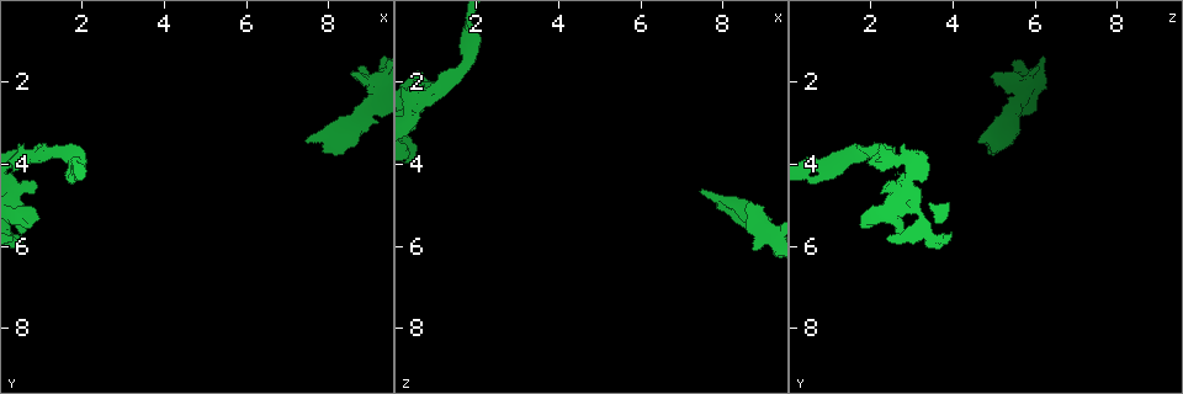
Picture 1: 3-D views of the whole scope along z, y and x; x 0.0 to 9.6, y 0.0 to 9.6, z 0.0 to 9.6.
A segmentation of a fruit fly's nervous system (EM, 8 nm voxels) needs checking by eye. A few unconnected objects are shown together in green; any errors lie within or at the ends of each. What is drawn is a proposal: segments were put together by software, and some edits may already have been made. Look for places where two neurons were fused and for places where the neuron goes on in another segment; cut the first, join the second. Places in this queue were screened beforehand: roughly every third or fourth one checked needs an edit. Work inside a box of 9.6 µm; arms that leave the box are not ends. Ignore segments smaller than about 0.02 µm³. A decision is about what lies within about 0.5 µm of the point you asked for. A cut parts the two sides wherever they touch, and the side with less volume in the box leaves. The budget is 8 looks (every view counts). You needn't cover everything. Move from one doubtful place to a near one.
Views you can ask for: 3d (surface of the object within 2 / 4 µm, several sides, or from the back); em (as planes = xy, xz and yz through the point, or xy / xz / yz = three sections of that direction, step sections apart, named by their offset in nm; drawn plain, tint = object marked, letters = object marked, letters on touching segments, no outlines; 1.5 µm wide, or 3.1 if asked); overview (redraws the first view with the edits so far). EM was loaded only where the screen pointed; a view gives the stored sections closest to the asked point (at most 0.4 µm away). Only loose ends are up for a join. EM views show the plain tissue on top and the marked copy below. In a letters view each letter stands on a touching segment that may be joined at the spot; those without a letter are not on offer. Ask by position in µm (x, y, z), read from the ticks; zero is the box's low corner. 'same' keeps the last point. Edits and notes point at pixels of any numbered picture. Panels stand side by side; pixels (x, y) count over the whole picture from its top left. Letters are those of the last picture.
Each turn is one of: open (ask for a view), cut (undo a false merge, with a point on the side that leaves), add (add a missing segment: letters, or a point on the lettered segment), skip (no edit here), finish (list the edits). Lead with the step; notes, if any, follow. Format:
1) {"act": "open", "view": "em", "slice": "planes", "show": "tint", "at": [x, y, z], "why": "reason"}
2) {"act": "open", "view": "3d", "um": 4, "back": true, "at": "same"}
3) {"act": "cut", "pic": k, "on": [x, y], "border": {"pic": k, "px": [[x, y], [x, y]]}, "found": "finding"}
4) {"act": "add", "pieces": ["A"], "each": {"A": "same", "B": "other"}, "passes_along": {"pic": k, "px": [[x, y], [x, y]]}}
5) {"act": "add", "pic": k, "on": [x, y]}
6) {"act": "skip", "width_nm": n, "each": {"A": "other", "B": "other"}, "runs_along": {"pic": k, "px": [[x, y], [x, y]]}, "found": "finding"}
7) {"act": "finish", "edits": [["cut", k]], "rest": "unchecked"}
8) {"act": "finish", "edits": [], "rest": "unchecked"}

{"act": "open", "view": "3d", "um": 2, "at": [7.50, 3.55, 4.75], "why": "an open end"}

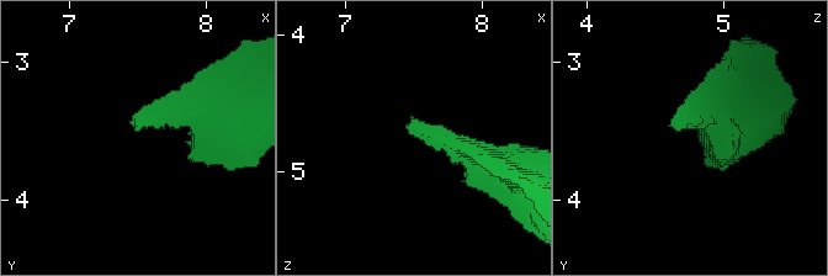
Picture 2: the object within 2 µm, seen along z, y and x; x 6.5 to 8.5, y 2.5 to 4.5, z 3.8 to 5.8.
{"act": "open", "view": "em", "slice": "xy", "step": 8, "show": "tint", "at": [7.46, 3.50, 4.72]}

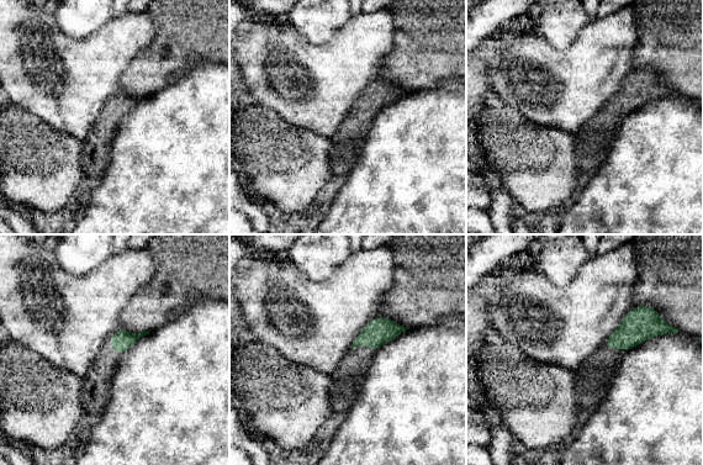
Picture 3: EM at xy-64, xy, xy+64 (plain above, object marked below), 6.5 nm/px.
{"act": "open", "view": "em", "slice": "xz", "step": 8, "show": "letters", "at": "same", "why": "cut it another way"}

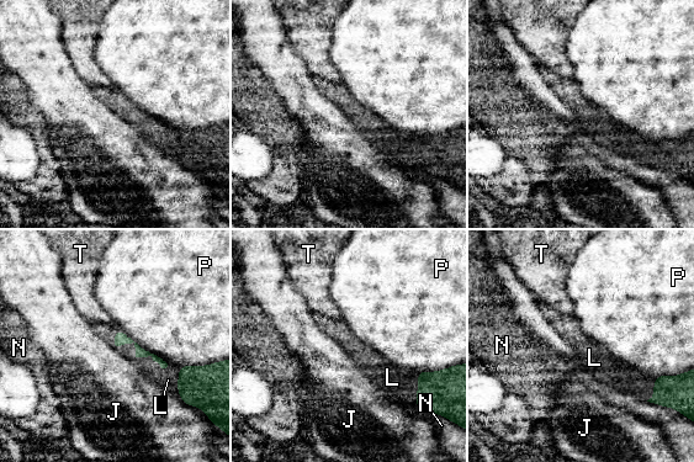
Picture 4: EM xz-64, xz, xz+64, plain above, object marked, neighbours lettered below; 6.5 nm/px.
{"act": "add", "pieces": ["L"], "each": {"J": "other", "L": "same", "N": "other", "P": "other", "T": "other"}, "found": "the neuron continues"}

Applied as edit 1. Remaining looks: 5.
{"act": "open", "view": "overview"}

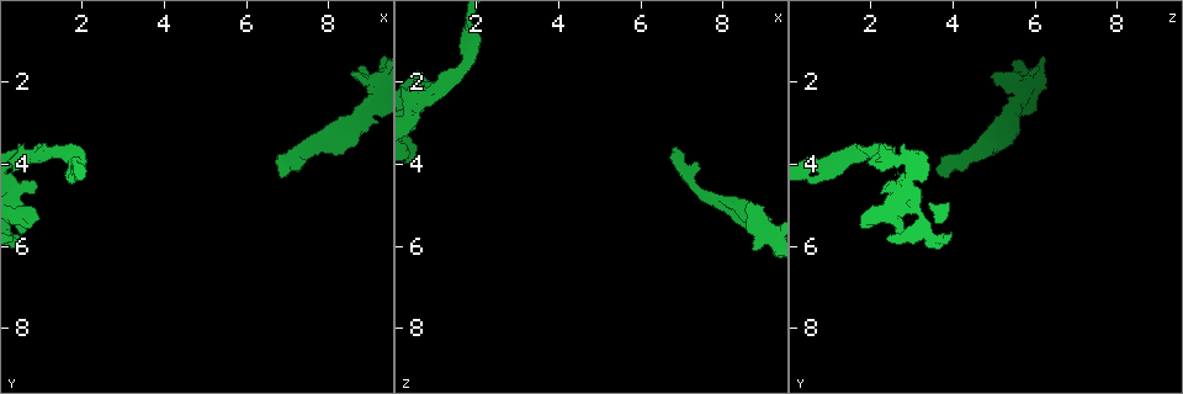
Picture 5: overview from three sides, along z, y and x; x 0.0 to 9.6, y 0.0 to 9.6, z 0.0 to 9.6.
{"act": "open", "view": "em", "slice": "planes", "show": "letters", "at": [9.05, 2.15, 5.70], "why": "sharp bend"}

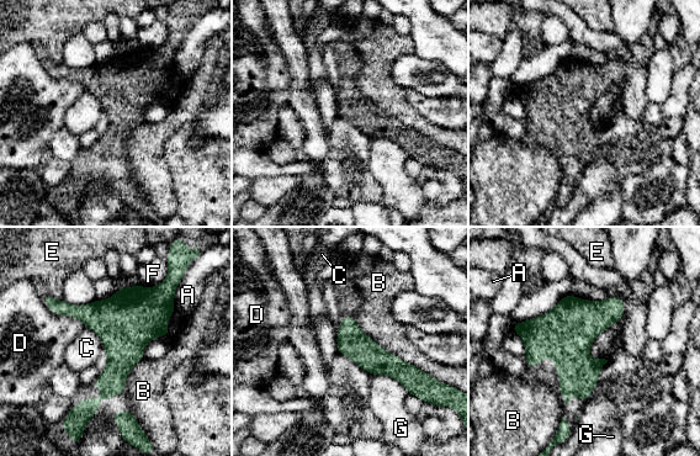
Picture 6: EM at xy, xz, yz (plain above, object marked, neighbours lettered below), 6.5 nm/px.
{"act": "skip", "width_nm": 340, "each": {"A": "other", "B": "other", "C": "other", "D": "other", "E": "other", "F": "other", "G": "other"}, "border": {"pic": 6, "px": [[85, 325], [100, 338], [105, 351]]}, "found": "continuous, no second neuron"}

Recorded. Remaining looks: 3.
{"act": "open", "view": "3d", "um": 2, "at": [0.95, 5.30, 2.05], "why": "an open end"}

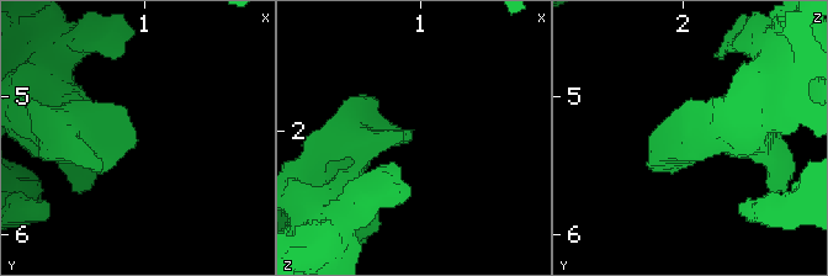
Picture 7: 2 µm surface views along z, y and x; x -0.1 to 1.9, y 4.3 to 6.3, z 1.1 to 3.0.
{"act": "open", "view": "em", "slice": "planes", "show": "letters", "at": [0.94, 5.36, 2.04]}

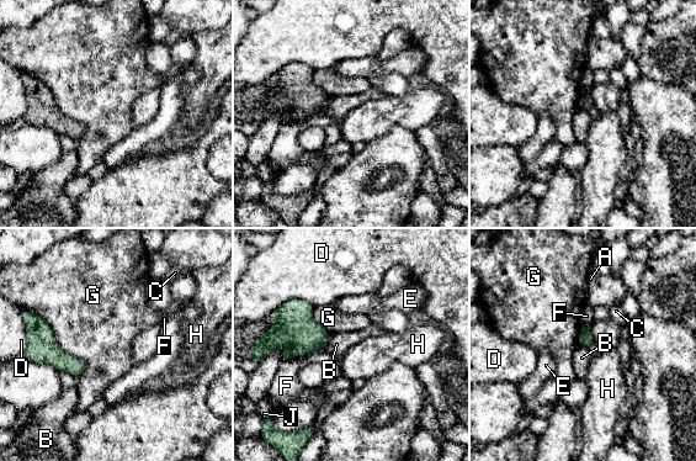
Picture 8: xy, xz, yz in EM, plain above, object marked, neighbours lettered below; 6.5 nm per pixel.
{"act": "skip", "each": {"A": "other", "B": "other", "C": "other", "D": "other", "E": "other", "F": "other", "G": "other", "H": "other", "J": "other"}, "border": {"pic": 8, "px": [[319, 350], [283, 360]]}, "found": "none of them fits"}

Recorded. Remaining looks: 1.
{"act": "finish", "edits": [["add", 4]], "rest": "unchecked"}

